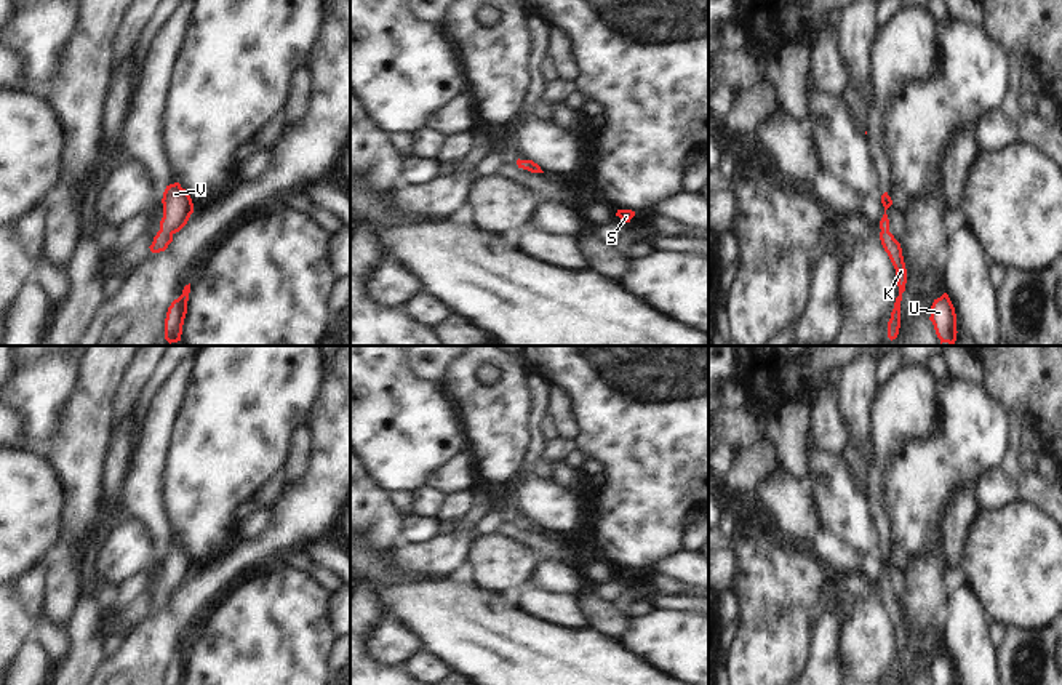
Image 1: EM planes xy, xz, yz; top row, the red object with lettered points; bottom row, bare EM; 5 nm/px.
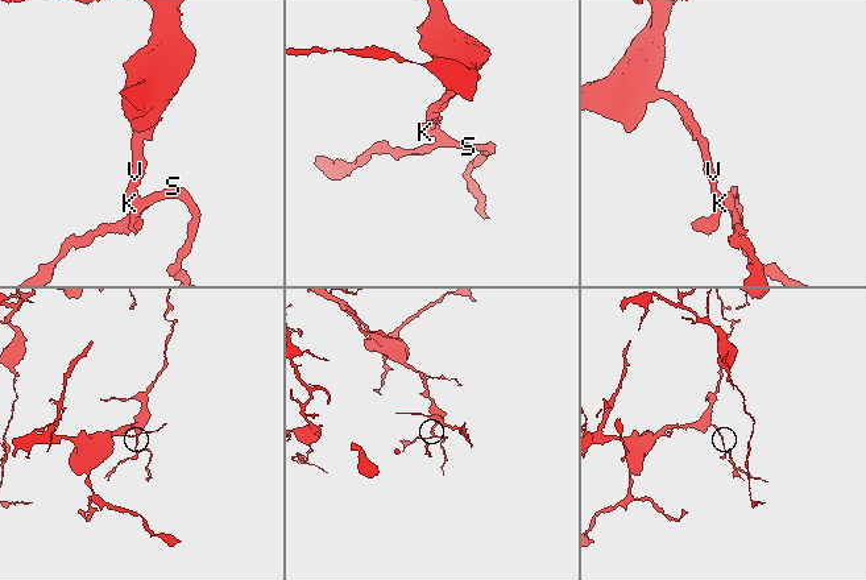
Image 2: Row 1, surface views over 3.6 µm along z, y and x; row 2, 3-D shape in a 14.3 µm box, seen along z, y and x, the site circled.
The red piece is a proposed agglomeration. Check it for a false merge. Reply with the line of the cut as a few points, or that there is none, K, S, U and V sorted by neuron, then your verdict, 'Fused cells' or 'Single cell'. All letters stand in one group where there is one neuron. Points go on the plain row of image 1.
No split. Groups: K S U V. Single cell

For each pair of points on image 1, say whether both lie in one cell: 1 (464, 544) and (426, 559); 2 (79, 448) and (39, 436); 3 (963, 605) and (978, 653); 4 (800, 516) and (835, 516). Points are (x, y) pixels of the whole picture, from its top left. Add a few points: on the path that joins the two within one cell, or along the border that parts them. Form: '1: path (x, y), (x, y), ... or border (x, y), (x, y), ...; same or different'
1: path (455, 549), (435, 559); same
2: border (69, 405), (59, 437), (48, 456); different
3: path (965, 616), (968, 642); same
4: border (810, 484), (824, 525); different

